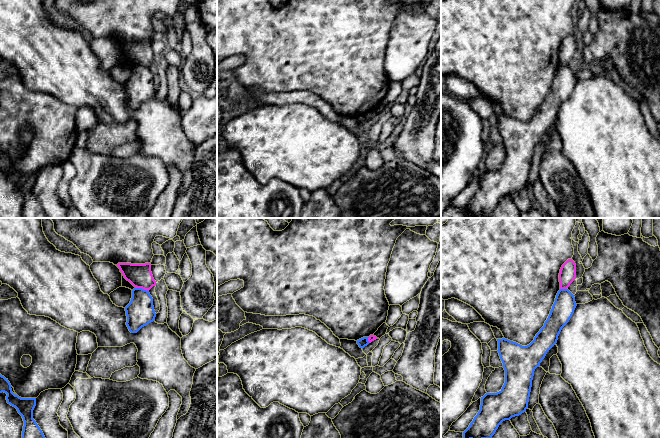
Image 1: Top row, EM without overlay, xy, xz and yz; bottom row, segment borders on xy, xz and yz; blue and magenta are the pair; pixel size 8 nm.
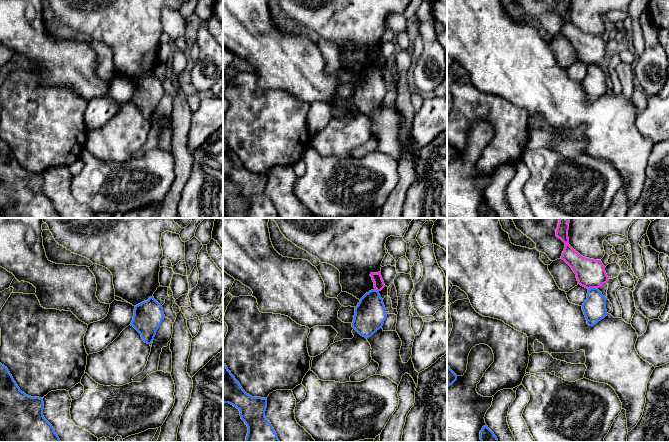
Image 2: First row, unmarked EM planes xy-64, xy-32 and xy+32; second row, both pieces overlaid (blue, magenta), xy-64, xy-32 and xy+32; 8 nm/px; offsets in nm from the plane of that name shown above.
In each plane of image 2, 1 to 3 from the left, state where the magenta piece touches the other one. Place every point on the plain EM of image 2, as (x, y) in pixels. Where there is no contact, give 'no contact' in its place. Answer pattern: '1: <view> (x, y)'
1: no contact
2: xy-32 (376, 66)
3: xy+32 (592, 64)

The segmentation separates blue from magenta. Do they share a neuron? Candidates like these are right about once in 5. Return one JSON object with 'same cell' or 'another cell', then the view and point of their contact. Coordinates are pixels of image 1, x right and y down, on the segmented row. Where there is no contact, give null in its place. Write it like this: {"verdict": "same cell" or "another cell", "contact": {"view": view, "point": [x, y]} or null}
{"verdict": "another cell", "contact": {"view": "xy", "point": [141, 288]}}

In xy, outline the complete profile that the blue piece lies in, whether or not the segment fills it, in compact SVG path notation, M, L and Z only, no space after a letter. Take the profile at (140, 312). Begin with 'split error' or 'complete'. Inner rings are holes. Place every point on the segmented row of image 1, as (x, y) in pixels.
complete | M142 288L132 290L130 303L125 307L126 325L131 333L137 333L142 327L153 322L156 313L153 306L153 298L149 291Z

